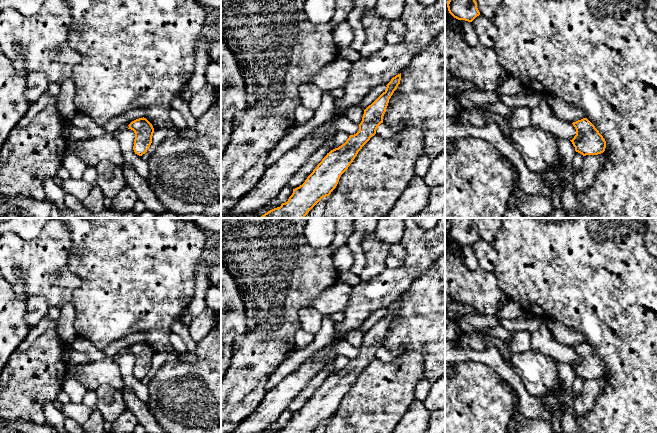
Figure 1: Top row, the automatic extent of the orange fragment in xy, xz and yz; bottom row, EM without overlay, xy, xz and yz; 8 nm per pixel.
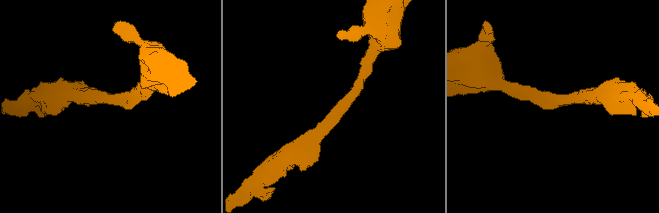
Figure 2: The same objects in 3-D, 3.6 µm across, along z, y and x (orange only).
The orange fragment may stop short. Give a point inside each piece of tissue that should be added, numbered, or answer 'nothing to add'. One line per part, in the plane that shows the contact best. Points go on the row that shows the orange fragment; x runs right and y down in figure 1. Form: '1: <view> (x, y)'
nothing to add

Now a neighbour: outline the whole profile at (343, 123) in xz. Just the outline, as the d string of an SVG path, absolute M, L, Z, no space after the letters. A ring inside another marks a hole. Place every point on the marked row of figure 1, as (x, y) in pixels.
M347 116L330 118L320 126L316 127L311 134L318 137L323 131L330 127L335 127L338 131L343 131L349 135L354 135L359 131L359 125L353 123Z

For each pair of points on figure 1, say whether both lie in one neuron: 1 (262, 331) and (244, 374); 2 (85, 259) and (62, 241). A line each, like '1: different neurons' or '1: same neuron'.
1: same neuron
2: different neurons

